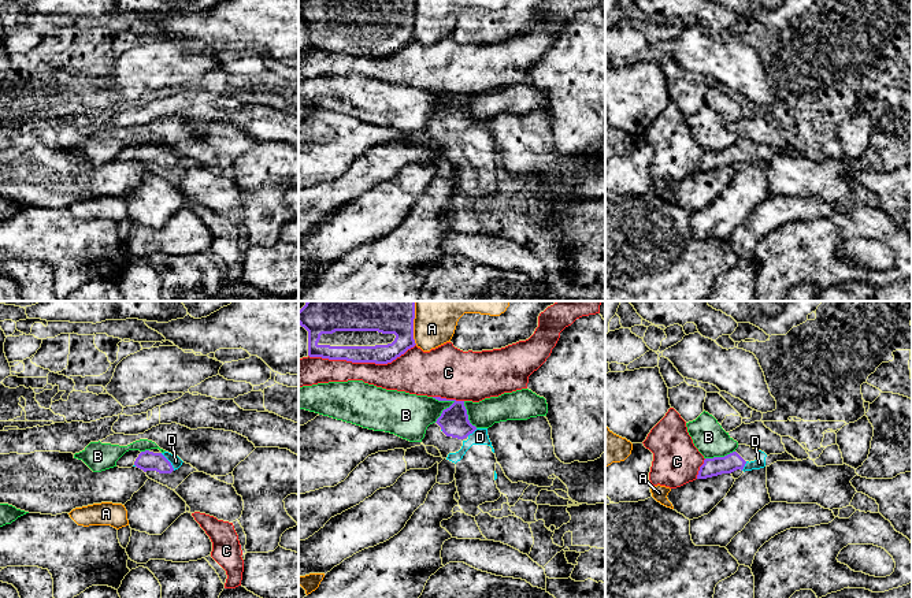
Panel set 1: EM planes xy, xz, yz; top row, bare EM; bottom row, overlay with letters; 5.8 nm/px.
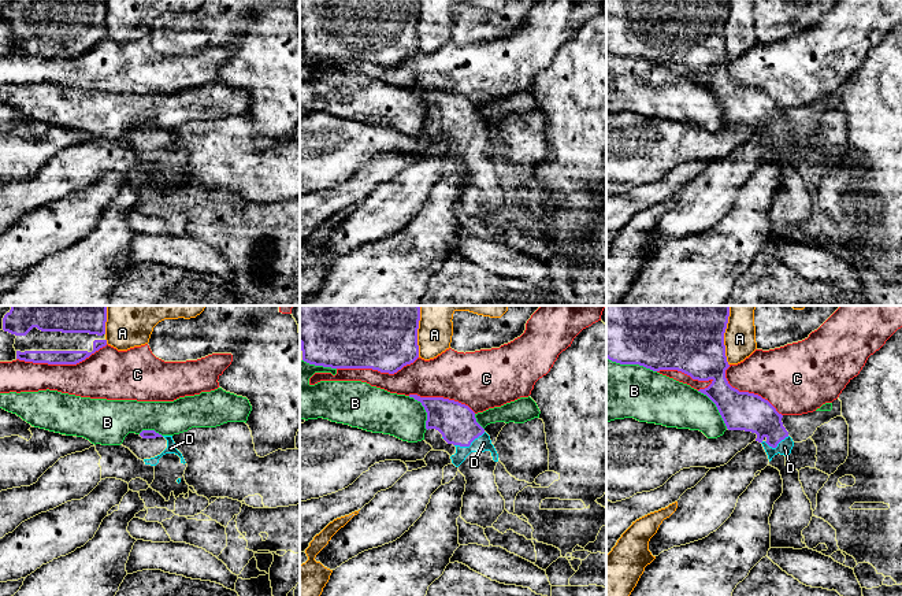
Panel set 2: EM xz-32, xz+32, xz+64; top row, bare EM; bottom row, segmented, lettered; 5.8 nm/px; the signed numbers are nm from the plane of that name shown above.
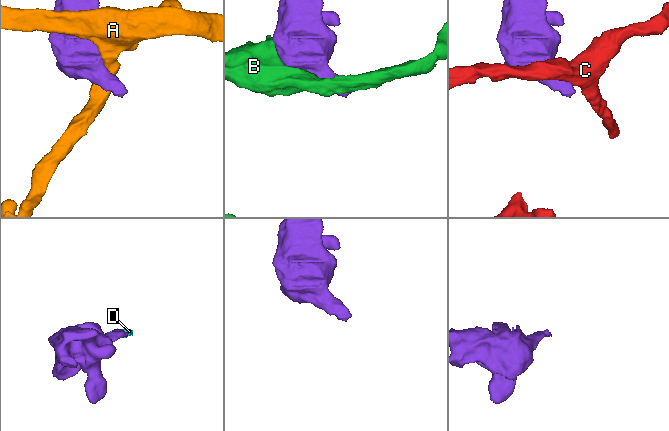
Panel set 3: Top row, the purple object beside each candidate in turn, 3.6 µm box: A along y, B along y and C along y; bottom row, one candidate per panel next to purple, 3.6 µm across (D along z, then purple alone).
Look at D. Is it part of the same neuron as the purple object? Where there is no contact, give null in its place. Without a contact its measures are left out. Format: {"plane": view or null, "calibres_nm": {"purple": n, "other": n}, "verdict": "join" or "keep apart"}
{"plane": "xy", "calibres_nm": {"purple": 120, "other": 70}, "verdict": "join"}

